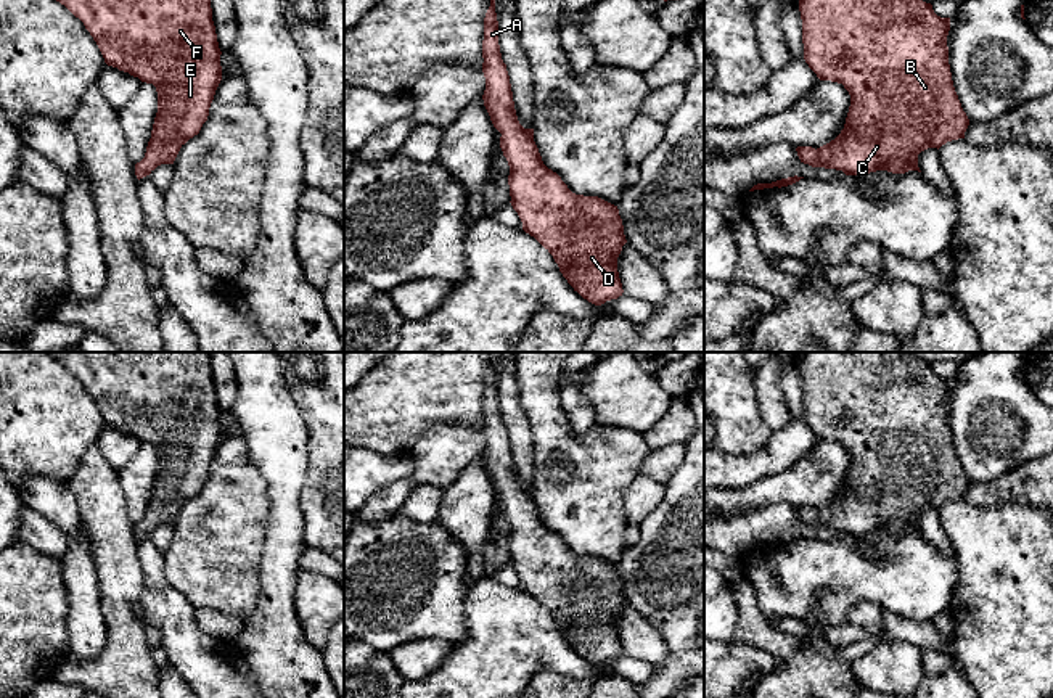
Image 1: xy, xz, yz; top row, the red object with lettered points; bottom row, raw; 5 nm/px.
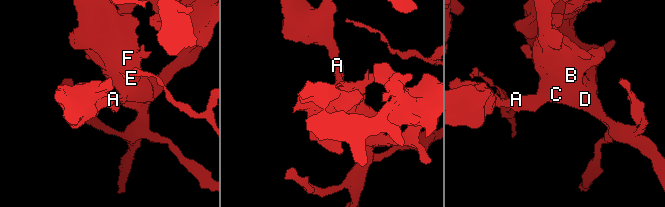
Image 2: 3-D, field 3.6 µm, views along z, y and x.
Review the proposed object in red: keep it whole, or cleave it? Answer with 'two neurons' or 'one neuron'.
one neuron

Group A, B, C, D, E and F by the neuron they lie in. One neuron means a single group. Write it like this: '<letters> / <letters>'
A B C D E F

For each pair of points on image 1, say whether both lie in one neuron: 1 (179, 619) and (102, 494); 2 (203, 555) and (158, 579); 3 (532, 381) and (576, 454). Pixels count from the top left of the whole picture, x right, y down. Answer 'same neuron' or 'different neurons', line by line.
1: different neurons
2: different neurons
3: same neuron

